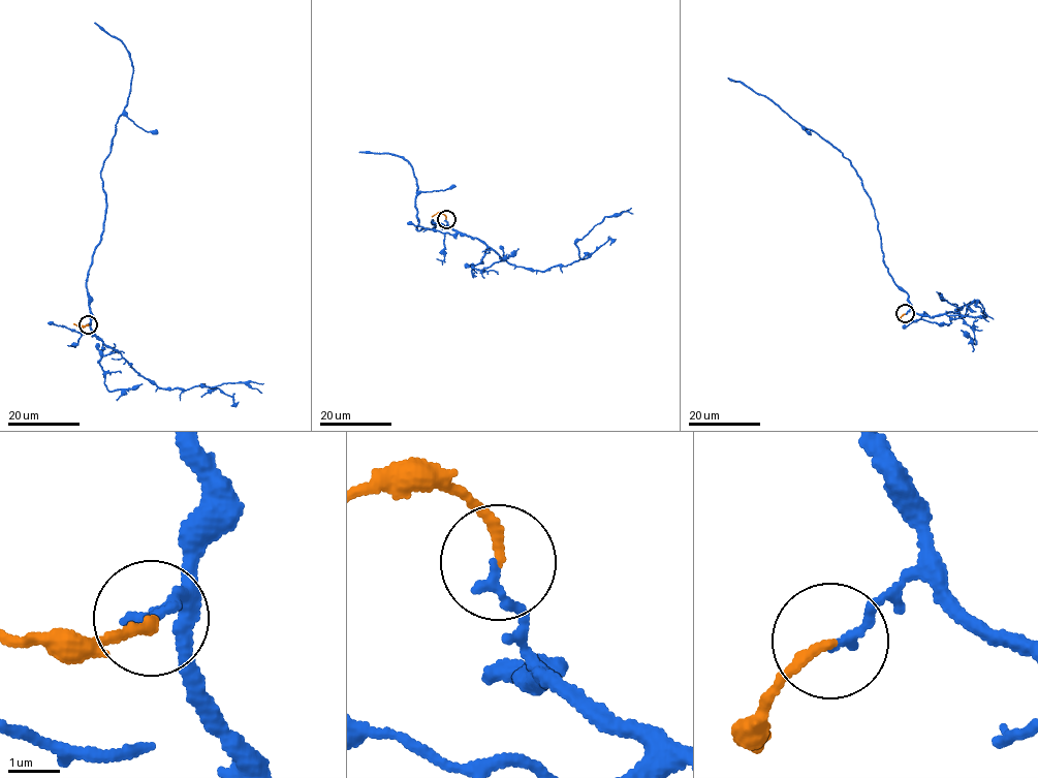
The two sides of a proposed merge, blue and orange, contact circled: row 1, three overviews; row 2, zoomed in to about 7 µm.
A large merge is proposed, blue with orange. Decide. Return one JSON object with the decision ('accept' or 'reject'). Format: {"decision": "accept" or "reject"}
{"decision": "reject"}

